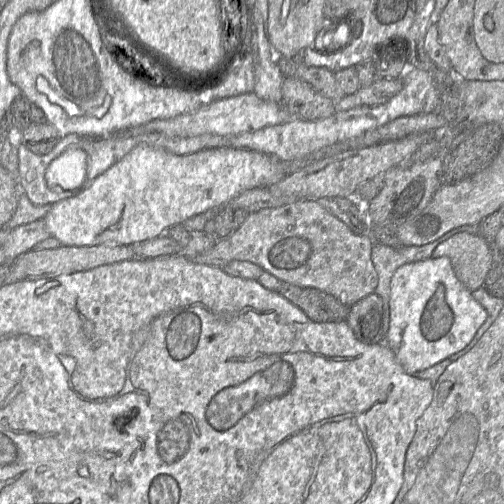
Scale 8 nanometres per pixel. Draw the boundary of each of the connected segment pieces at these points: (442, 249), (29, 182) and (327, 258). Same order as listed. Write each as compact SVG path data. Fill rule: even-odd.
M460 232L440 243L432 258L448 257L456 277L471 292L482 287L491 267L491 246L480 235Z
M59 141L55 147L45 155L31 152L23 143L18 145L18 183L22 193L36 205L55 204L63 199L75 196L79 190L53 191L45 181L48 165L59 156L65 147Z
M303 199L249 213L247 219L232 235L218 239L211 249L193 257L192 261L221 268L231 261L248 261L259 265L282 282L318 289L351 306L376 290L378 275L371 260L372 247L372 239L354 233L316 199Z

